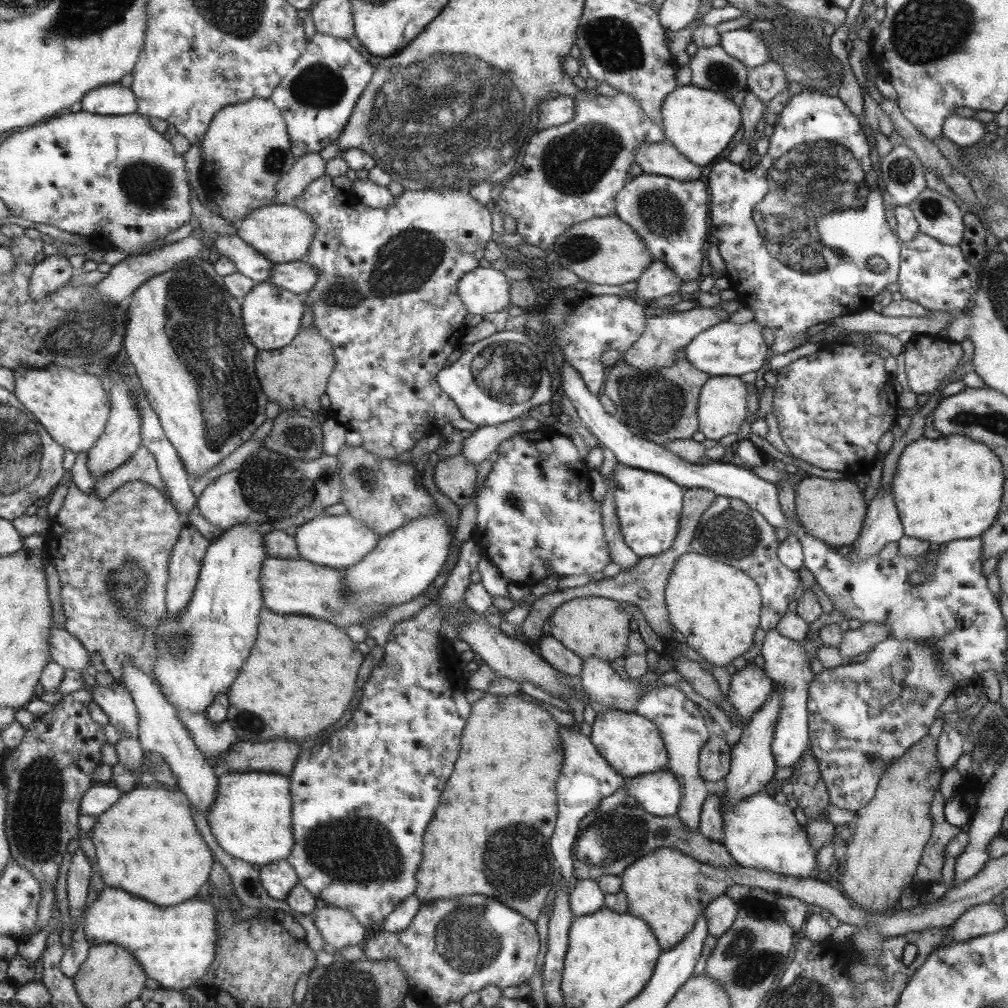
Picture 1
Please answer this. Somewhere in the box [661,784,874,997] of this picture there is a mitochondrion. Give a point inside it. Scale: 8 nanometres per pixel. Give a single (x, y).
(751, 965)

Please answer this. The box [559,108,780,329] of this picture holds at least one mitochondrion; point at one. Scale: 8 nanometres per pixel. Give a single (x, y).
(660, 212)

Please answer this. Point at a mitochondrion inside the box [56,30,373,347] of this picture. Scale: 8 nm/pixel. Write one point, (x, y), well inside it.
(149, 186)

